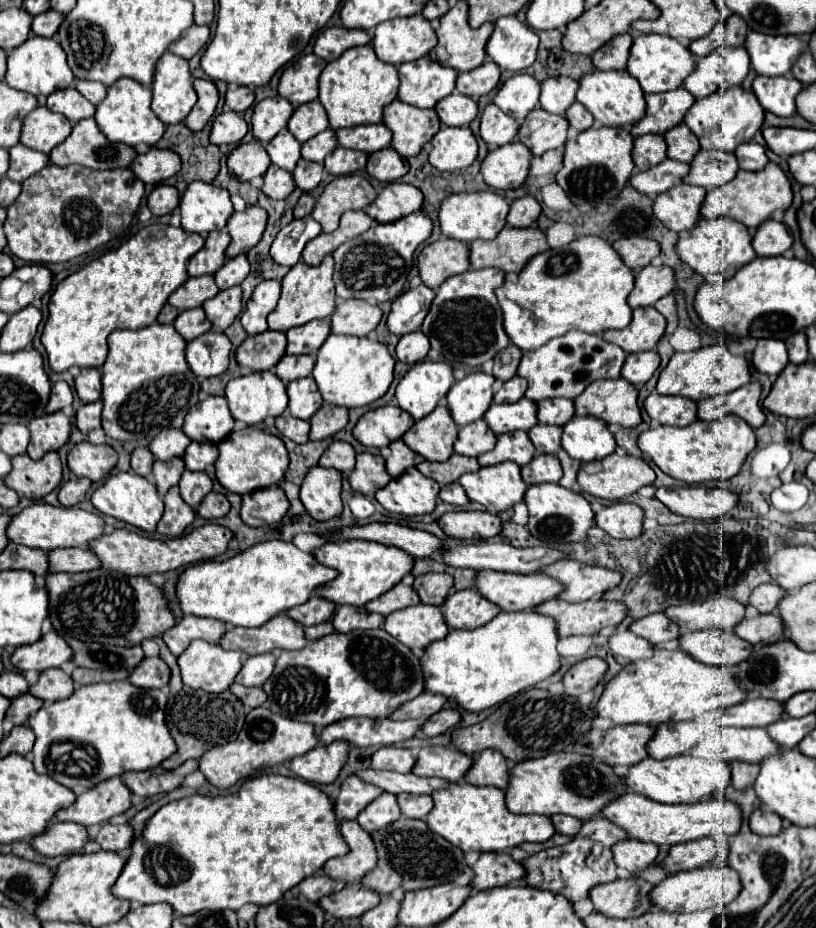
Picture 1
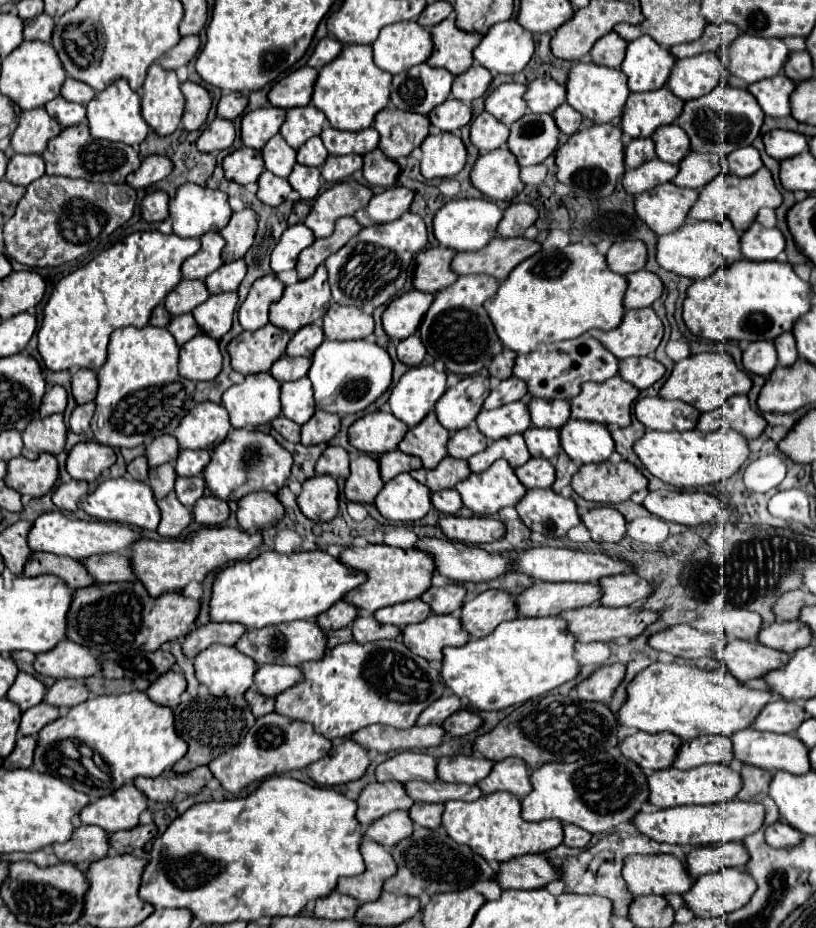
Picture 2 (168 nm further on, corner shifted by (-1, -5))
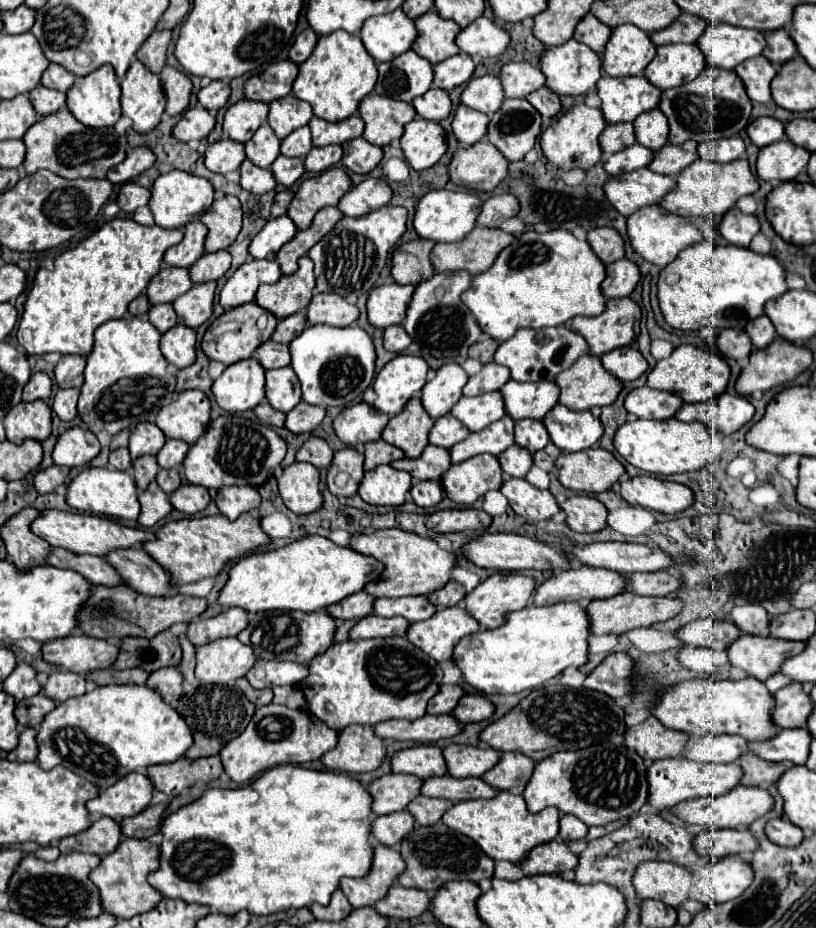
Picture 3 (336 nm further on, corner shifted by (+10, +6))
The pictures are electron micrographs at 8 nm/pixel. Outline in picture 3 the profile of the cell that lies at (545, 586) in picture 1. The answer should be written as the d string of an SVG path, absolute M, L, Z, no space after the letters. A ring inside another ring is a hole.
M579 567L553 573L547 581L535 587L535 605L553 605L561 601L589 603L599 597L613 597L623 593L625 579L609 569Z

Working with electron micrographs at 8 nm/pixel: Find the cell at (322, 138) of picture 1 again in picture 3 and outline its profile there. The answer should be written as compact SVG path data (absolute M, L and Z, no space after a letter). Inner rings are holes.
M299 127L297 131L289 133L281 141L281 153L287 157L305 157L311 147L313 147L313 143L311 143L309 127Z

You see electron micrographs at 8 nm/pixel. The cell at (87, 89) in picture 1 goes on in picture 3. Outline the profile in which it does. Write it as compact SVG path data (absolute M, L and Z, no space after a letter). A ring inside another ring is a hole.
M51 63L51 65L47 67L47 71L43 73L43 77L41 77L41 83L43 83L45 87L49 87L49 89L69 91L69 89L73 87L75 79L77 79L77 77L75 77L73 73L69 73L65 67Z

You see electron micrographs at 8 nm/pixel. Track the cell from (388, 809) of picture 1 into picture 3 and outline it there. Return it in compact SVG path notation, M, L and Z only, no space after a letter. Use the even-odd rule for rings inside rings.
M397 811L397 813L381 815L381 817L373 819L371 835L379 843L393 847L413 829L413 823L415 823L415 819L411 817L409 811Z

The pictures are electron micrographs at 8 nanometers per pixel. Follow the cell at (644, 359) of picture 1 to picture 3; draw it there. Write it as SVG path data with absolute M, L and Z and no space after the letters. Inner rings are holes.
M621 347L601 355L603 367L621 381L635 381L647 371L647 361L635 347Z

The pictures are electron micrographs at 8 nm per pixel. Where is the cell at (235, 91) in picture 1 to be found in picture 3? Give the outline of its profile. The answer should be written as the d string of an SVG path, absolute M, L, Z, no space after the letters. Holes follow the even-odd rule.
M211 81L207 87L203 87L203 89L197 93L197 99L199 99L199 103L201 103L207 111L215 113L215 111L219 111L221 107L227 105L229 95L231 95L229 81Z

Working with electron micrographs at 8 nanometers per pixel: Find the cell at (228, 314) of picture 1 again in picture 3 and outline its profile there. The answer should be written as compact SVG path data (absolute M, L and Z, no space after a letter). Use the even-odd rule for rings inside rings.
M215 281L199 283L199 285L193 285L193 289L189 289L185 295L173 301L177 317L181 319L183 325L197 329L199 325L211 319L215 289L217 289Z

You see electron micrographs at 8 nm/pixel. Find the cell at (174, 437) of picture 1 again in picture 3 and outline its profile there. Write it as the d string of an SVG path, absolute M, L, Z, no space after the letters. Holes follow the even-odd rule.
M155 423L137 425L129 437L131 457L137 459L141 455L157 455L165 441L167 441L167 437L161 433L161 429Z

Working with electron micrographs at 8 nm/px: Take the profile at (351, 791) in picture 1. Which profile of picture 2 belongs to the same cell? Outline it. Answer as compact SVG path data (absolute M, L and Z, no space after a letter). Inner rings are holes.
M374 782L368 784L358 798L358 822L370 826L394 810L408 812L412 804L414 800L410 800L402 782Z

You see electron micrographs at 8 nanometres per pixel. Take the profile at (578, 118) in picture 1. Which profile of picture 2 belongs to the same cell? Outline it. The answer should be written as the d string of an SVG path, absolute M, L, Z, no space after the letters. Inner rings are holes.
M566 102L562 106L558 106L558 110L554 110L552 116L554 116L560 132L564 132L568 136L578 132L578 128L582 124L582 116L578 116L578 112L574 112L574 108L570 108L570 104L566 104Z

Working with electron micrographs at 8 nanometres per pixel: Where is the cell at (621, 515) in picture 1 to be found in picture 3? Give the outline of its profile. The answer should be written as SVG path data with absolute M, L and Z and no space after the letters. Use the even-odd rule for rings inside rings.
M575 495L561 503L561 509L567 513L567 525L579 533L595 533L607 527L607 509L605 505L587 495Z

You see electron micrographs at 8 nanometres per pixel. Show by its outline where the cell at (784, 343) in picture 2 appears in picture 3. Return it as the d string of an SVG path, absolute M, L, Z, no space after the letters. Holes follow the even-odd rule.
M767 315L759 317L759 321L751 321L751 325L747 325L745 331L749 333L749 337L751 337L751 341L753 341L753 345L757 349L769 347L777 337L775 327L773 327L773 323L771 323L771 319Z

